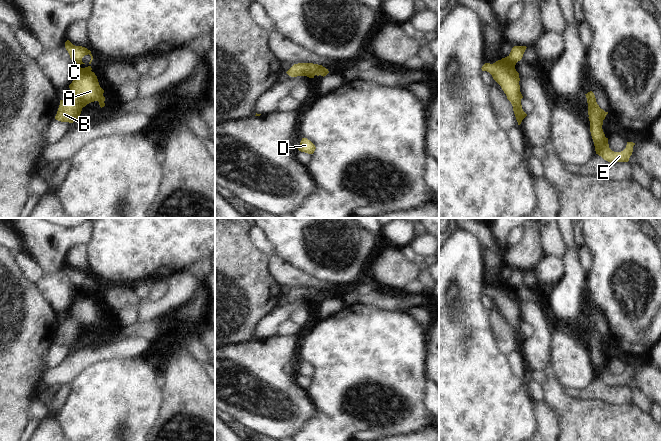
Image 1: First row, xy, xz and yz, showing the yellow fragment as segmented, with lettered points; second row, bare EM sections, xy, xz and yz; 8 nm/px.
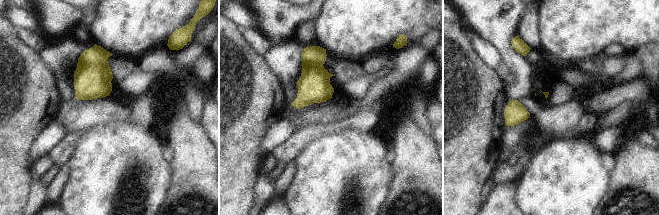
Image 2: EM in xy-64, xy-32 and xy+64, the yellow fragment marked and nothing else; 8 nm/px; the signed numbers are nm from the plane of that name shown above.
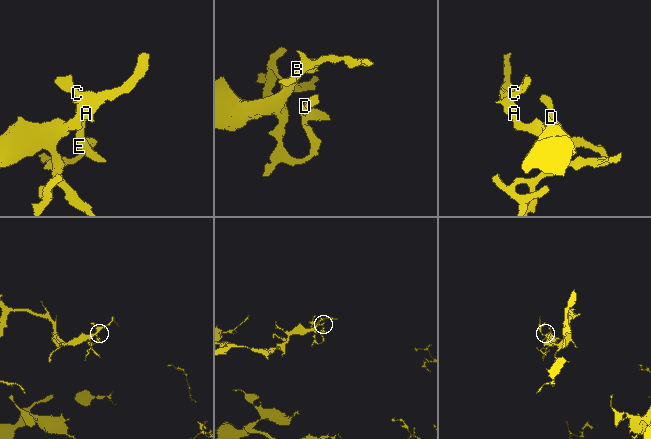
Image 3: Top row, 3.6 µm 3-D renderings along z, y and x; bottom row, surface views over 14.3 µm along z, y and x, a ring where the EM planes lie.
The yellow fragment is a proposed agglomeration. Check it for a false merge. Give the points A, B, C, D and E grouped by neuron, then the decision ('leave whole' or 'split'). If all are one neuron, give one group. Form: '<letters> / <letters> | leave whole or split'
A B C D E | leave whole

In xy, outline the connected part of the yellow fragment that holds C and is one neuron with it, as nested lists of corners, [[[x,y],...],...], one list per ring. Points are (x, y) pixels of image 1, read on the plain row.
[[[69,264],[65,266],[65,272],[68,275],[70,282],[73,286],[79,289],[78,294],[75,296],[75,301],[69,309],[70,316],[63,323],[60,324],[60,329],[55,340],[55,343],[61,346],[73,347],[76,345],[82,335],[82,332],[87,328],[98,325],[100,331],[105,330],[105,321],[103,320],[104,314],[100,311],[97,300],[92,296],[92,292],[81,292],[82,282],[85,279],[90,279],[91,288],[93,280],[91,275],[82,270],[75,270]]]

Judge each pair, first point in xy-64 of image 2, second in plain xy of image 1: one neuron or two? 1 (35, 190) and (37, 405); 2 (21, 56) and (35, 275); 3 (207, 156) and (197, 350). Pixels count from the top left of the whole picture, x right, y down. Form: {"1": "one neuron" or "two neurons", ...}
{"1": "one neuron", "2": "two neurons", "3": "two neurons"}

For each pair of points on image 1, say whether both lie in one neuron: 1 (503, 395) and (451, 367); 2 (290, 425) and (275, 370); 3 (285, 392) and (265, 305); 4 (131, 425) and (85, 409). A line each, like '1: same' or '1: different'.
1: same
2: same
3: different
4: same

